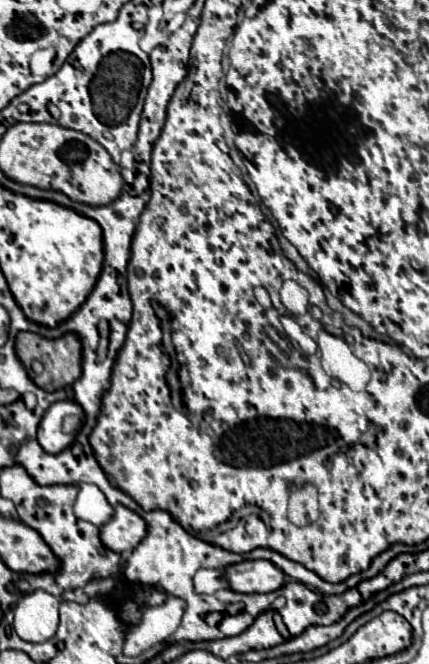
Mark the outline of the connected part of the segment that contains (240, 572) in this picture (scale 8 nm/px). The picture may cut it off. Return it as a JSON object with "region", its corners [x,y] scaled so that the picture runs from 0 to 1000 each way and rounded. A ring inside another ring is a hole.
{"region":[[[566,843],[524,855],[524,873],[538,889],[562,895],[636,892],[660,883],[664,864],[622,843]]]}

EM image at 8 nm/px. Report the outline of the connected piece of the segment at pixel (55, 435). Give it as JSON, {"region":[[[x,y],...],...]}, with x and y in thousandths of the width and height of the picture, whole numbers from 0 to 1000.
{"region":[[[128,605],[110,614],[105,627],[91,636],[91,648],[86,648],[86,663],[96,669],[96,675],[114,684],[138,684],[147,678],[156,678],[170,666],[170,657],[152,654],[142,648],[145,643],[166,645],[166,654],[175,655],[189,643],[189,631],[179,627],[193,627],[193,617],[184,617],[184,611],[175,611],[170,605]]]}

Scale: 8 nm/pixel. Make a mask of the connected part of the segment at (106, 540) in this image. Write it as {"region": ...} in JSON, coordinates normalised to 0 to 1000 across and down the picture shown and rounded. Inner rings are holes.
{"region":[[[268,762],[263,780],[231,795],[231,810],[245,825],[287,834],[305,831],[343,804],[343,789],[291,762]]]}

